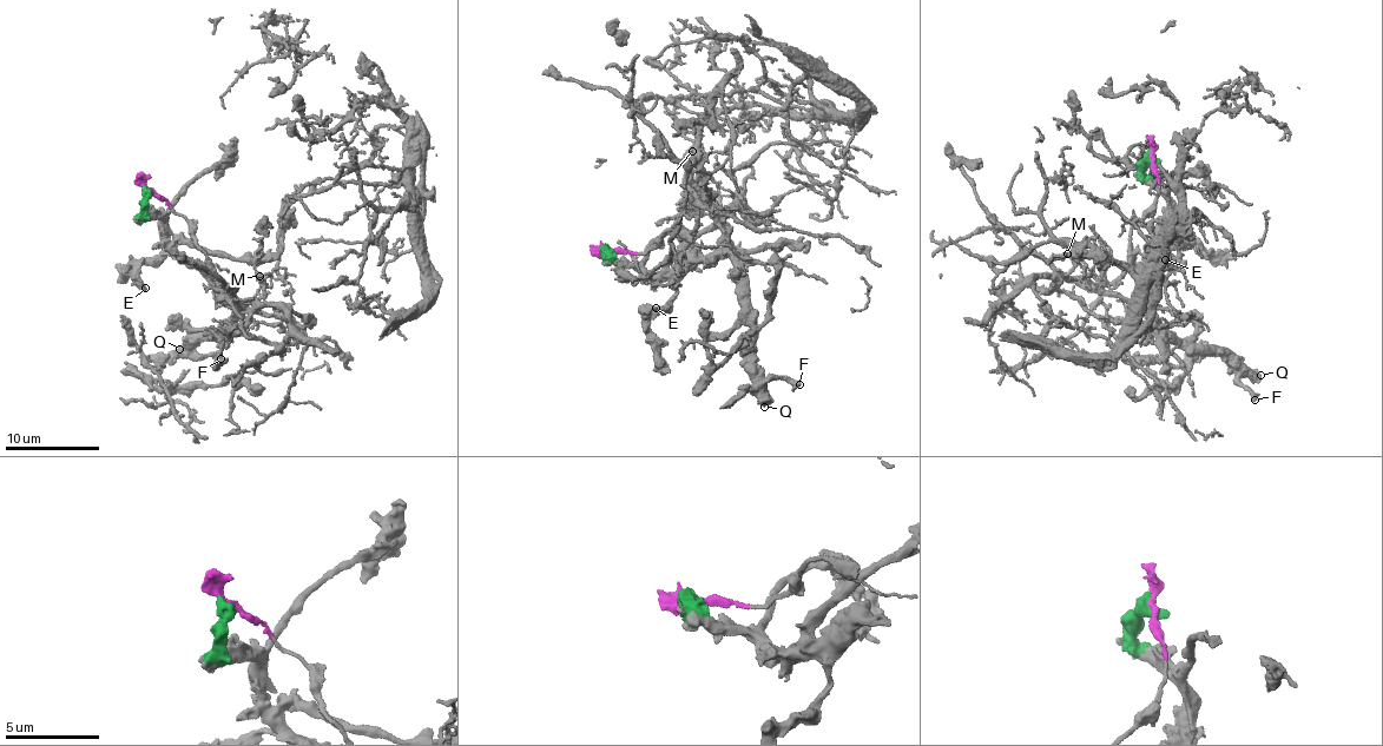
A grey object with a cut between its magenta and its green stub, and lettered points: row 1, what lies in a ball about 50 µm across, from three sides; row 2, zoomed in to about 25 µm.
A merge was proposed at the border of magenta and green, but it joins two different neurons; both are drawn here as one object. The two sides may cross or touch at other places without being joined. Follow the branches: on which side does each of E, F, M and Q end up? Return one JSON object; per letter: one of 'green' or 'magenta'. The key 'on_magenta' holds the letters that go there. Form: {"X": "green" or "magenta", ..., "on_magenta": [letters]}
{"E": "green", "F": "green", "M": "magenta", "Q": "green", "on_magenta": ["M"]}

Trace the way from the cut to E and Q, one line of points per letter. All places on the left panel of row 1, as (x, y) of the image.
E: (147, 190), (144, 213), (166, 224), (179, 257), (145, 261), (137, 276), (145, 289)
Q: (147, 190), (144, 213), (164, 222), (176, 251), (232, 302), (235, 317), (219, 332), (202, 330), (180, 348)

